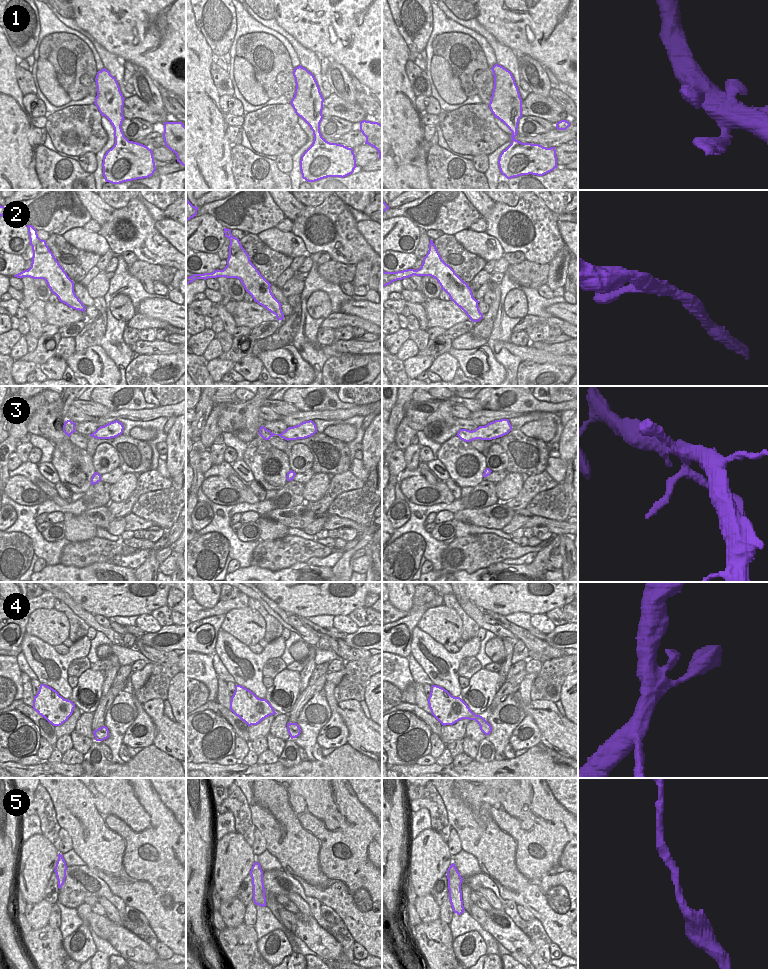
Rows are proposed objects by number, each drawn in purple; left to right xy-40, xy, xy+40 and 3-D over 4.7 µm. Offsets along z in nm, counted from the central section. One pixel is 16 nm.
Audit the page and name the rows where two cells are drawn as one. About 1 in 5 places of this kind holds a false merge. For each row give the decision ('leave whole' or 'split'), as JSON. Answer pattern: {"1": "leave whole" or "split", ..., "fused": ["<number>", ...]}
{"1": "leave whole", "2": "leave whole", "3": "leave whole", "4": "leave whole", "5": "leave whole", "fused": []}

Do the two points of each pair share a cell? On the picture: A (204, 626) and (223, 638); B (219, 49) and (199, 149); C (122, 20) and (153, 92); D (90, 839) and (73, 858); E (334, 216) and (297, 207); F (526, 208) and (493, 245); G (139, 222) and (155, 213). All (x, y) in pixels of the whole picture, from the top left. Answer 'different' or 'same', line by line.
A: different
B: different
C: different
D: different
E: different
F: different
G: different

